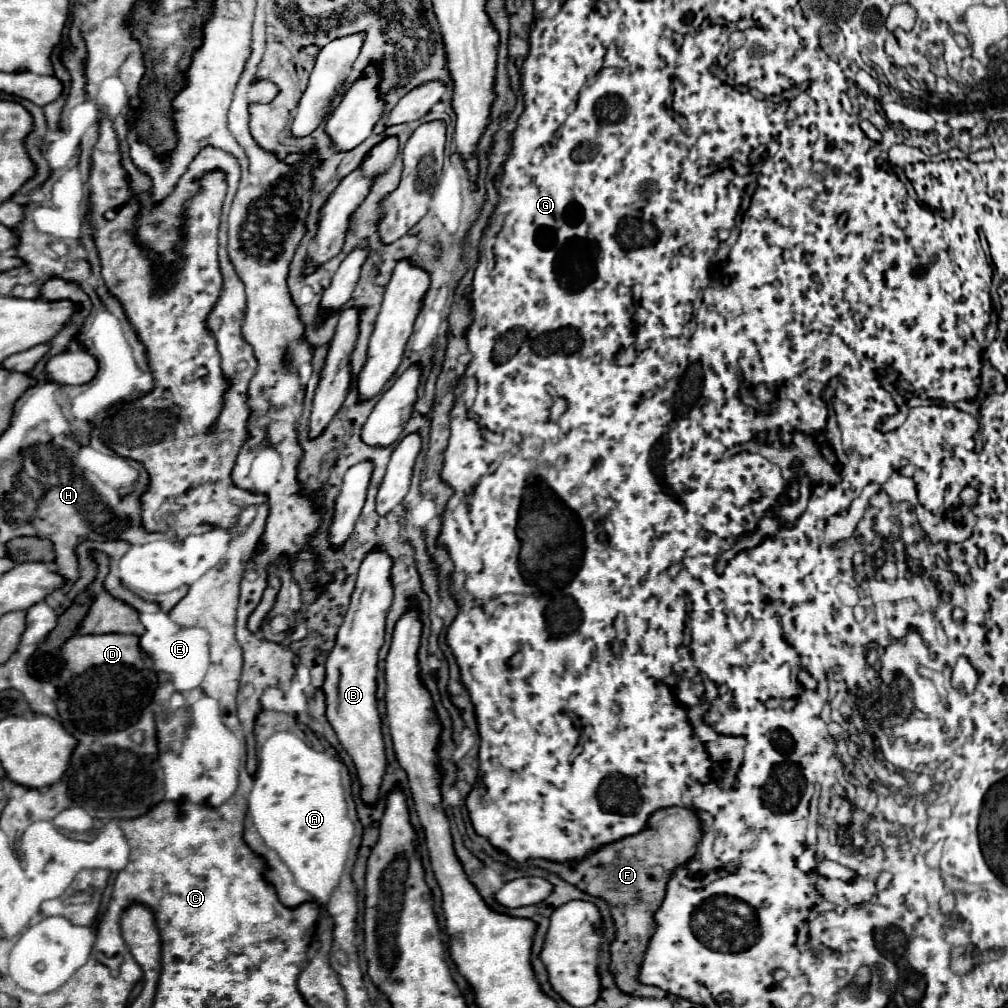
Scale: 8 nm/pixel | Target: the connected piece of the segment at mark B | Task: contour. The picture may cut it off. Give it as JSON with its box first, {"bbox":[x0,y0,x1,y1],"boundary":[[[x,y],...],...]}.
{"bbox":[325,546,393,802],"boundary":[[[375,546],[367,552],[359,574],[357,586],[351,596],[347,616],[339,628],[337,642],[327,660],[325,676],[325,696],[327,696],[327,718],[335,728],[335,734],[347,754],[353,758],[365,802],[375,802],[379,794],[379,784],[385,772],[385,748],[381,734],[381,718],[377,710],[377,660],[379,650],[385,642],[385,618],[393,602],[393,584],[391,584],[393,558],[381,546]]]}

